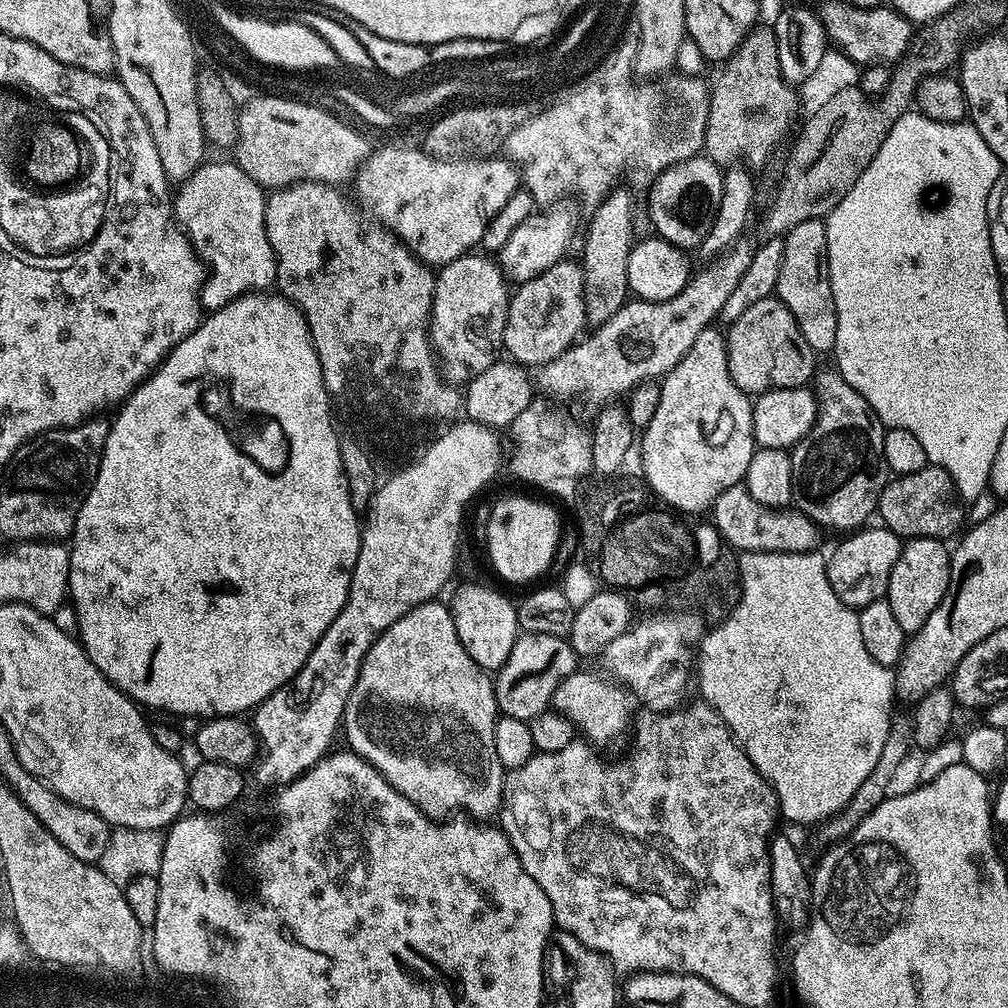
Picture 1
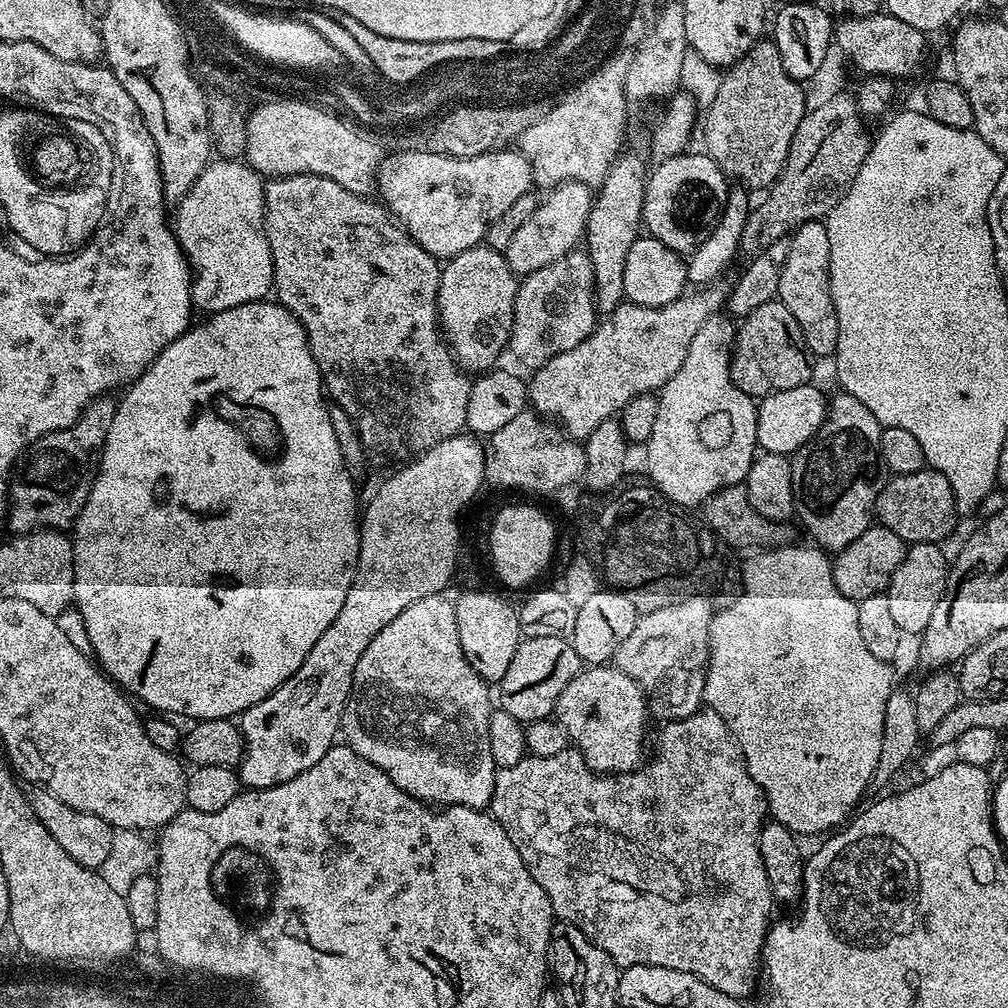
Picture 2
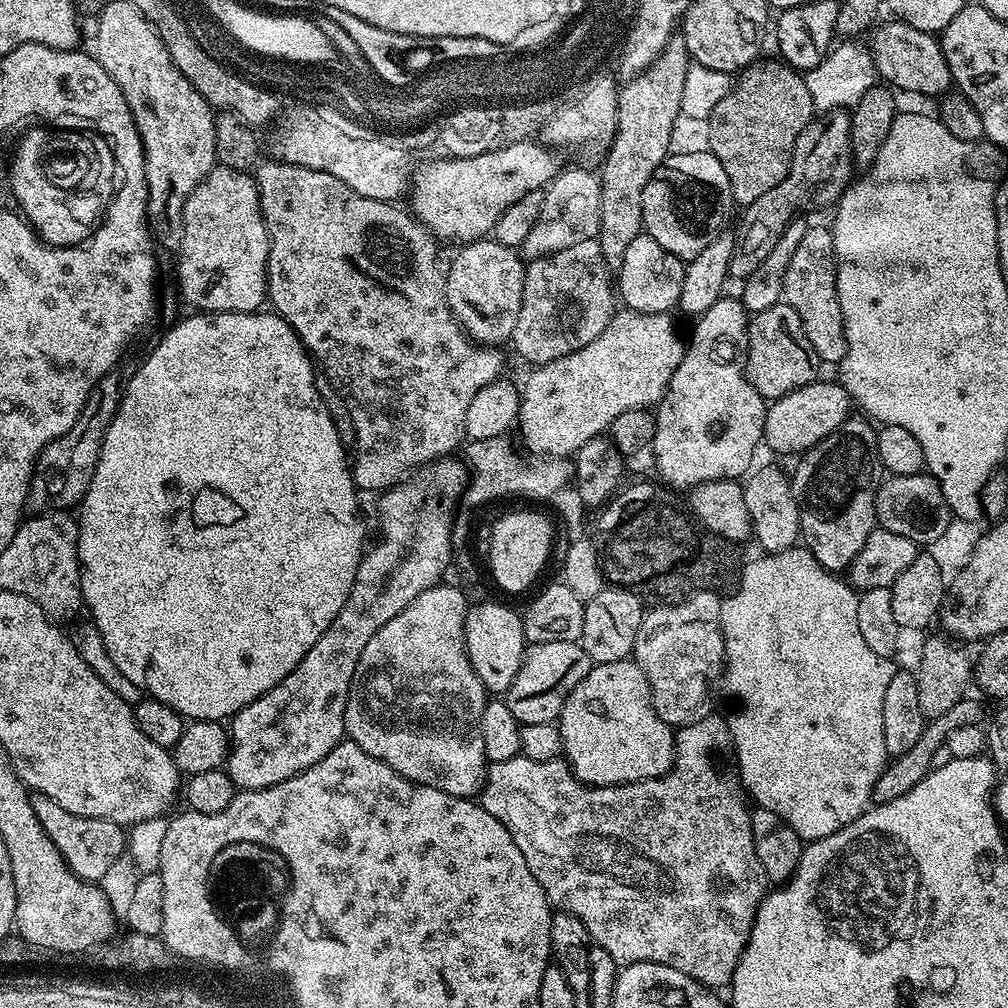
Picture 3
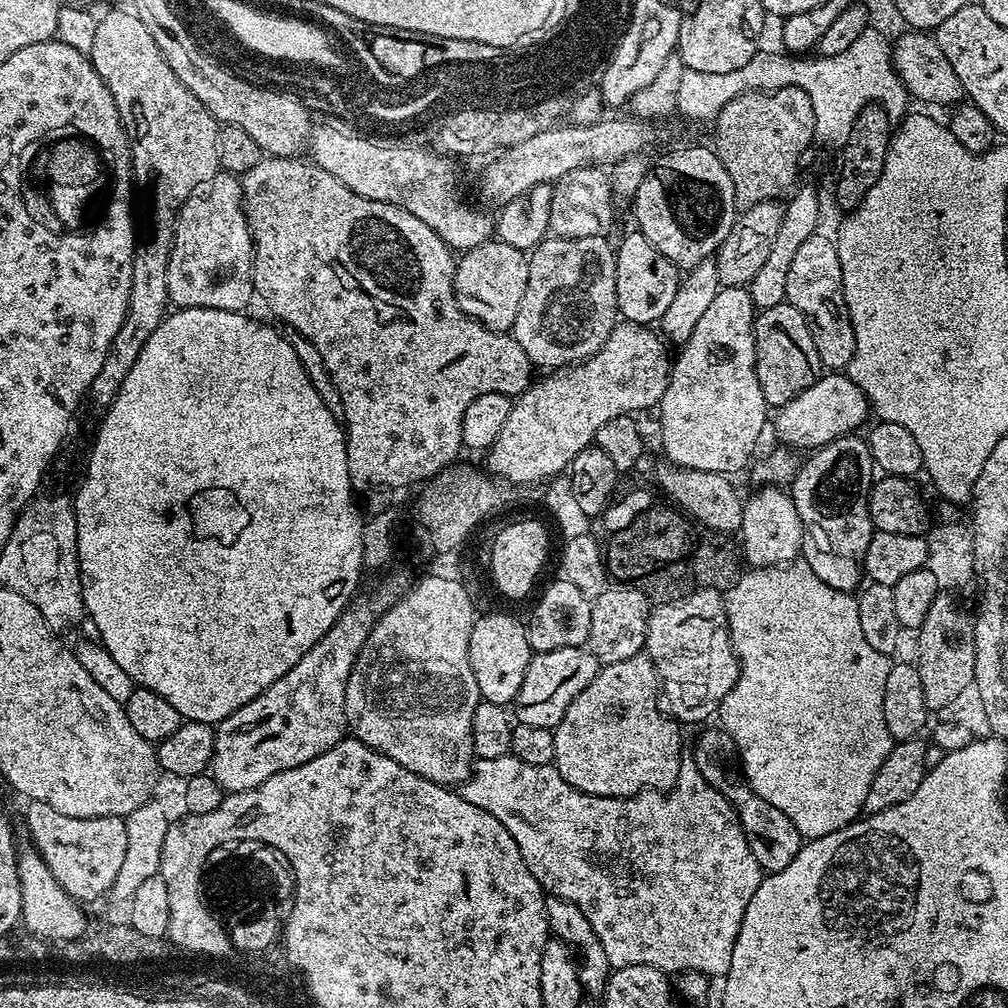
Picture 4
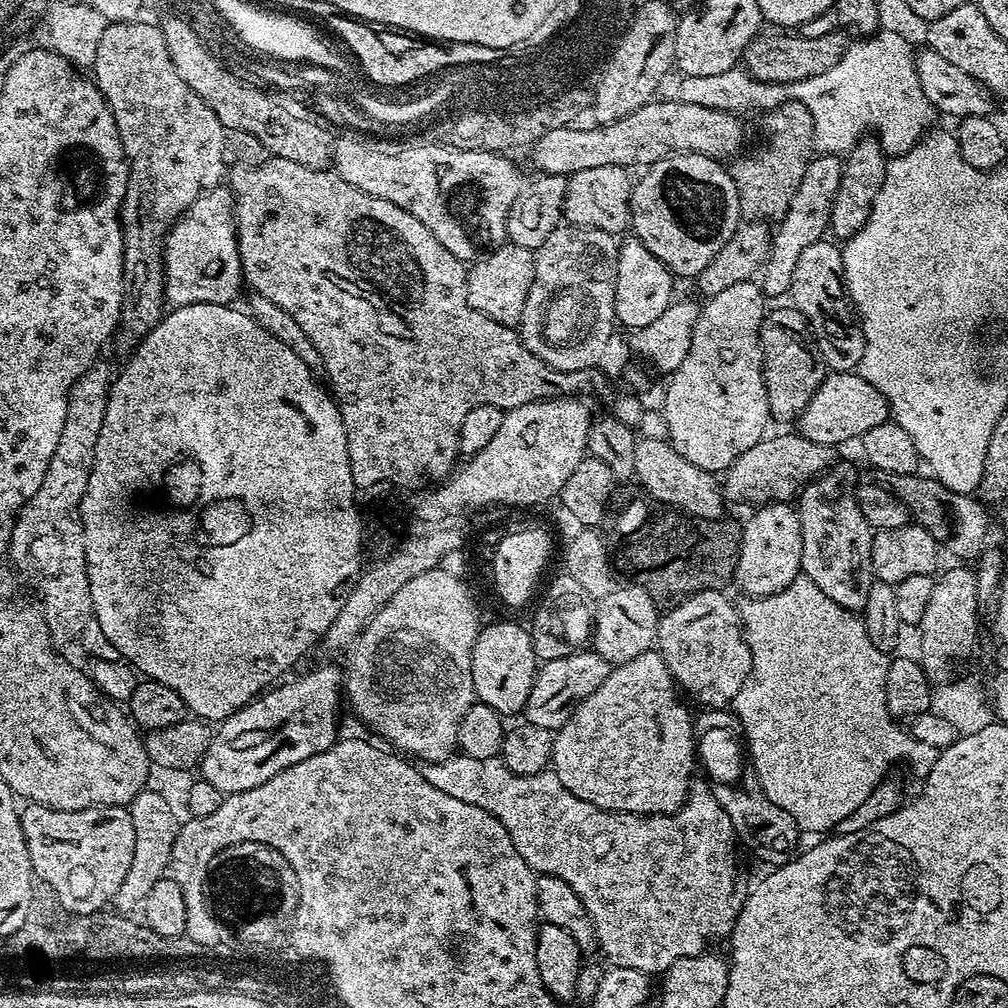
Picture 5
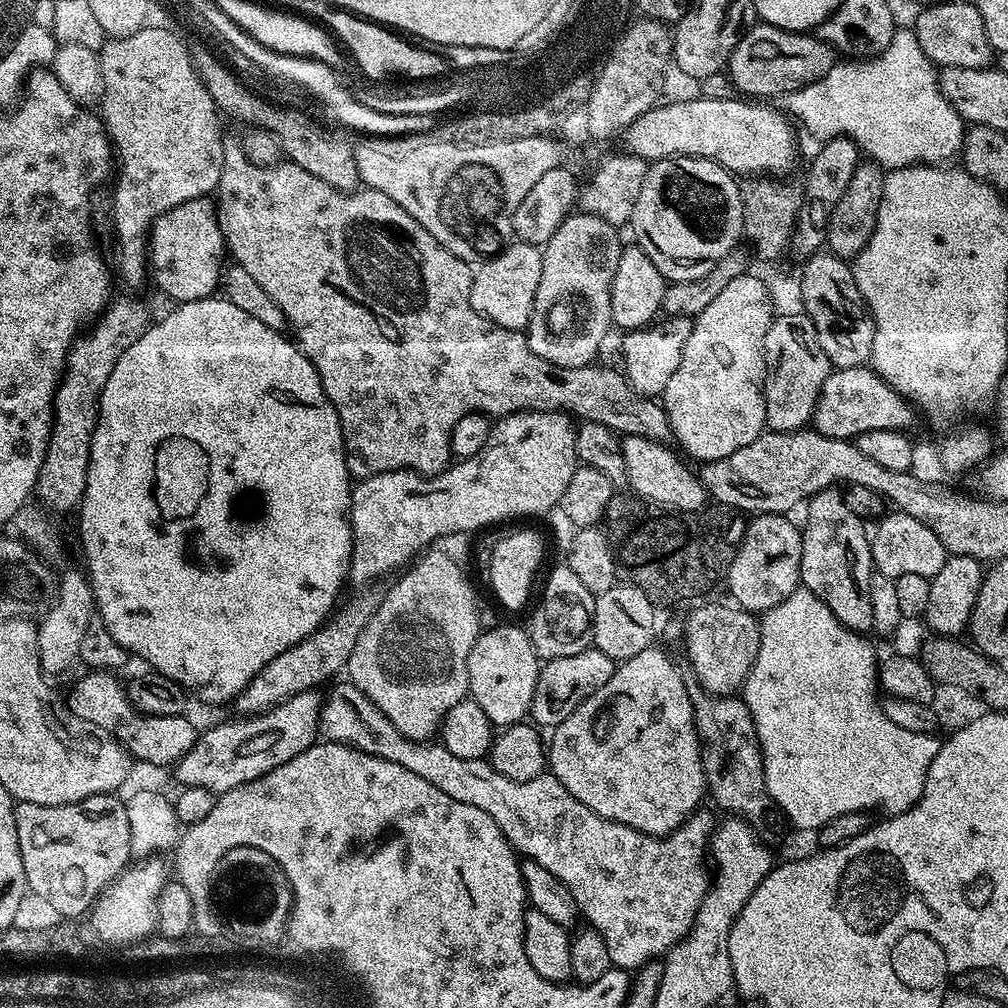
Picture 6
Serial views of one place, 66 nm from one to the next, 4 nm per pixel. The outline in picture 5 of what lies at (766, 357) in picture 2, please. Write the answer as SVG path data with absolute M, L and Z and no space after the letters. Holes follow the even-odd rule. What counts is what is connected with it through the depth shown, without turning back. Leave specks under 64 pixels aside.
M794 306L776 308L767 313L760 327L760 349L764 355L764 385L768 399L768 415L780 426L797 419L814 398L826 375L824 361L818 351L818 341L808 326L807 318Z

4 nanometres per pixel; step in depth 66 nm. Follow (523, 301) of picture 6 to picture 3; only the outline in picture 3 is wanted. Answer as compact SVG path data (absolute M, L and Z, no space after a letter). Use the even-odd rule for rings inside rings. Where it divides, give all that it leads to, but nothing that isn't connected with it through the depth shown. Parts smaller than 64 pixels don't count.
M495 238L473 240L472 243L463 245L457 252L460 253L454 258L451 257L448 265L446 298L450 302L450 310L475 343L485 346L507 345L518 322L518 310L522 310L525 261L518 255L517 249L502 246Z

